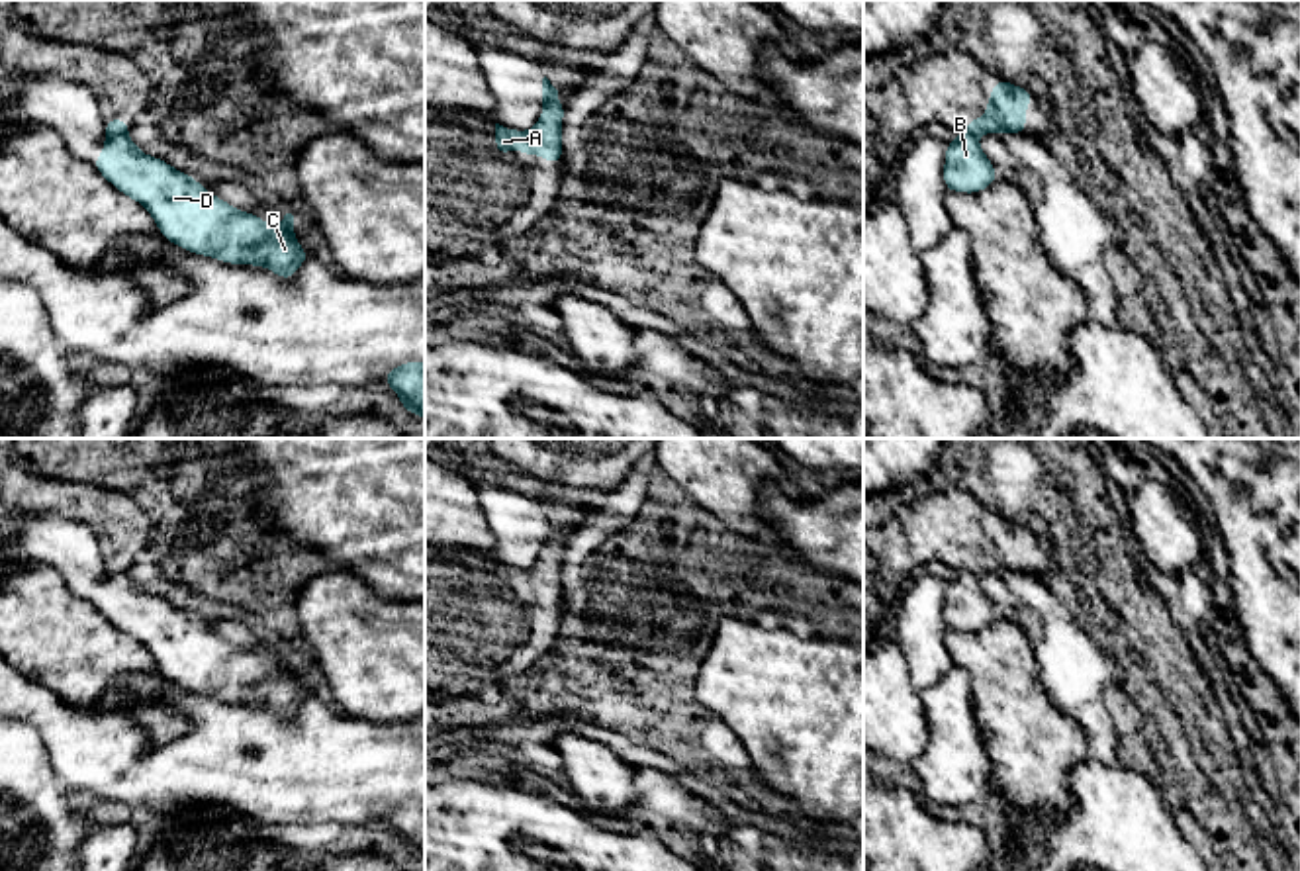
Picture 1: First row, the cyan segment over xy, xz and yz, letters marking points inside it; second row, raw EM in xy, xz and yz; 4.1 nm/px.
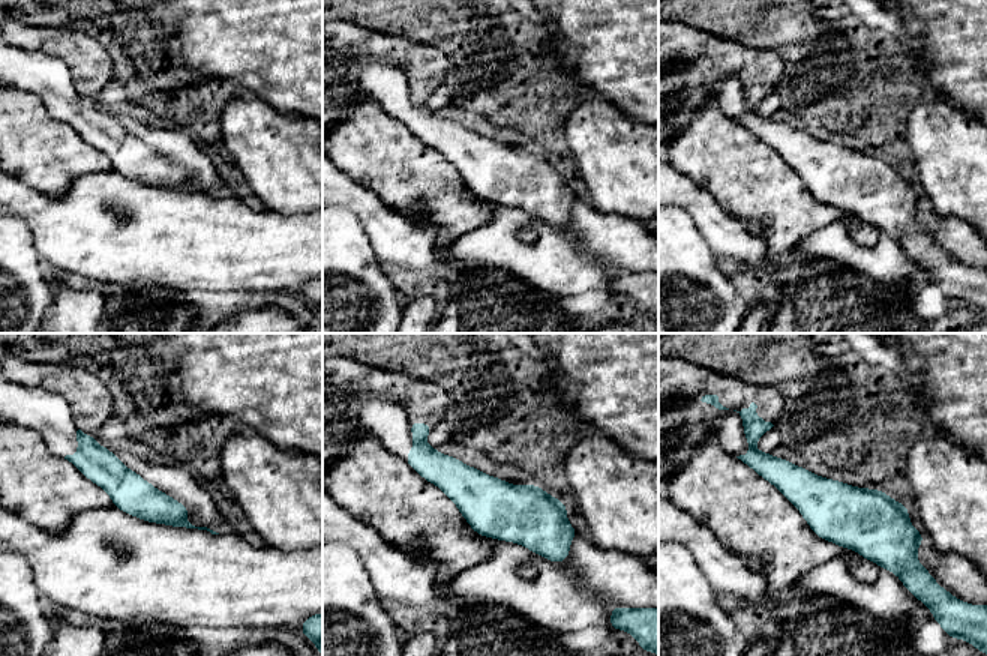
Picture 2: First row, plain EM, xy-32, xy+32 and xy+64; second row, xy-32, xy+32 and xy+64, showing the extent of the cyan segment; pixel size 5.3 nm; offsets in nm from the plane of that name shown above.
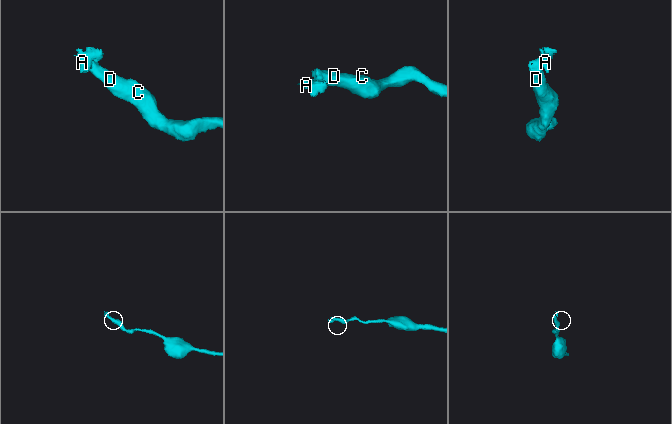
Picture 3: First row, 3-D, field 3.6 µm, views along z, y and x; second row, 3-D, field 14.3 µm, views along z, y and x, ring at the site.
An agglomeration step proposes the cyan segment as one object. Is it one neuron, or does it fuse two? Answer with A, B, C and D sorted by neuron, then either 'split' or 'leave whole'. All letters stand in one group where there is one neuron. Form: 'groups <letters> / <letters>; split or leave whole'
groups A / B C D; split

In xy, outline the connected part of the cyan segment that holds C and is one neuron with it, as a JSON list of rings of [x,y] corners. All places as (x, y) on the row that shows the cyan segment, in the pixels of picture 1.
[[[106,133],[104,151],[90,164],[123,196],[139,202],[172,245],[227,264],[251,264],[290,280],[311,258],[294,235],[294,215],[278,227],[208,192],[166,160],[143,155],[123,133]]]

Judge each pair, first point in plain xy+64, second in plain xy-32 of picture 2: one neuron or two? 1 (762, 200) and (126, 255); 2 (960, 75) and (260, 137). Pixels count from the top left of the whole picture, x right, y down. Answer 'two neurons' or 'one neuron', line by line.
1: two neurons
2: two neurons

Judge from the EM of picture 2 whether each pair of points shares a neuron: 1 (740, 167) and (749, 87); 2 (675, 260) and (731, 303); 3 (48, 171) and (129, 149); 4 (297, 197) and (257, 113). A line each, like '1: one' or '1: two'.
1: two
2: one
3: two
4: one

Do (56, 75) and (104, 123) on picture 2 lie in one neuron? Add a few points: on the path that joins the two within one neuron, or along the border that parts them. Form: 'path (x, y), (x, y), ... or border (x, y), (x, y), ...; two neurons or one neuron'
path (60, 90), (89, 119); one neuron

